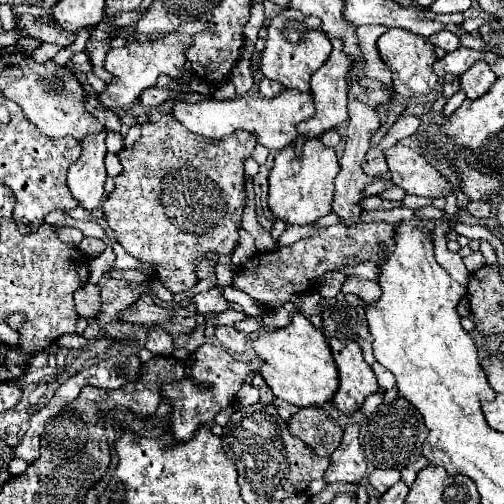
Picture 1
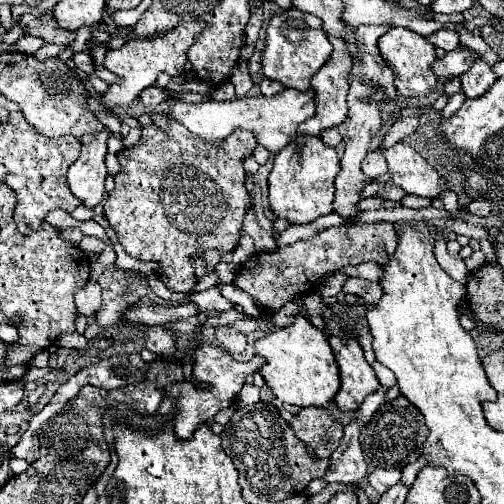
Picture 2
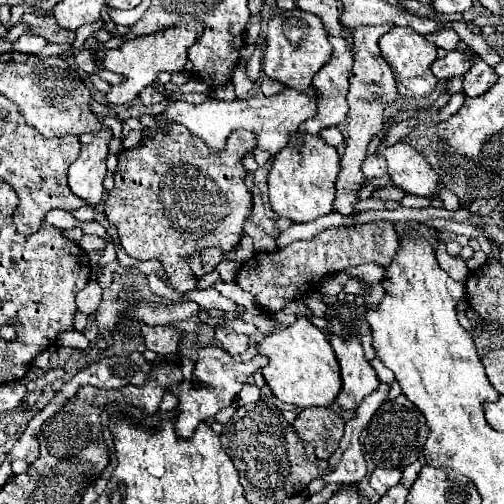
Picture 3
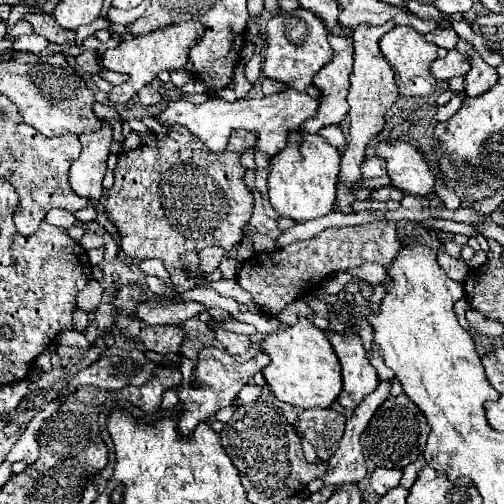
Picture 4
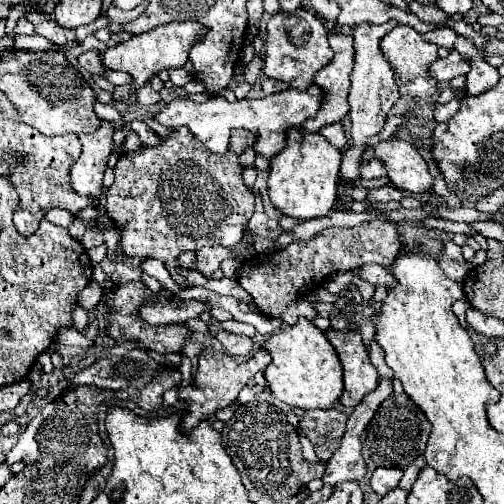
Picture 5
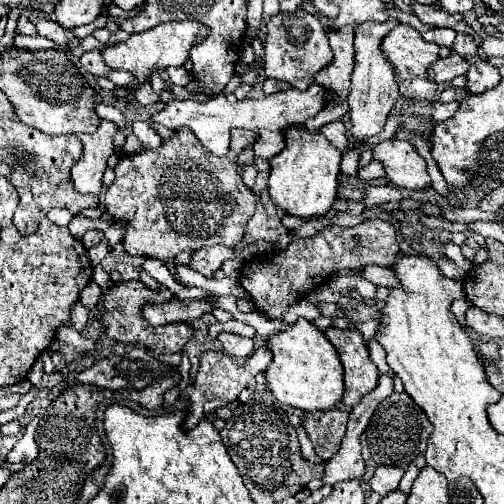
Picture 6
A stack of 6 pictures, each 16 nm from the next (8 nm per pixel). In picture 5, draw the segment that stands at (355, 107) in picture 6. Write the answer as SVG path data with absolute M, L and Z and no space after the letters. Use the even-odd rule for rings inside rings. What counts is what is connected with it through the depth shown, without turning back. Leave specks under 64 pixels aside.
M360 24L354 28L354 70L350 76L350 94L348 94L348 104L350 104L350 140L348 140L348 148L342 154L342 166L340 166L340 182L338 182L338 198L336 202L344 208L344 212L348 212L348 204L352 202L350 196L344 194L344 190L354 182L360 180L360 162L362 162L362 154L370 142L372 136L376 136L382 132L384 122L386 122L386 114L392 108L392 104L400 98L398 94L398 86L394 80L394 72L390 68L390 64L384 60L382 52L380 52L380 40L384 34L388 34L396 24Z

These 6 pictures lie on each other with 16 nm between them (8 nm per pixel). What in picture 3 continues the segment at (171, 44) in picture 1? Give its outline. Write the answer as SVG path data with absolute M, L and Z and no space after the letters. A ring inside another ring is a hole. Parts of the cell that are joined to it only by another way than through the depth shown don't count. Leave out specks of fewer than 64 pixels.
M190 20L180 23L180 26L176 26L176 28L164 30L164 32L156 32L156 34L150 34L150 36L126 40L116 50L106 50L104 68L124 76L124 80L118 86L112 86L110 92L106 92L106 106L128 104L130 100L134 100L140 94L142 88L154 84L154 80L156 80L156 76L160 72L178 74L180 70L184 70L182 64L188 62L188 56L186 56L188 48L196 42L196 36L200 36L204 32L204 28L205 25L203 23Z

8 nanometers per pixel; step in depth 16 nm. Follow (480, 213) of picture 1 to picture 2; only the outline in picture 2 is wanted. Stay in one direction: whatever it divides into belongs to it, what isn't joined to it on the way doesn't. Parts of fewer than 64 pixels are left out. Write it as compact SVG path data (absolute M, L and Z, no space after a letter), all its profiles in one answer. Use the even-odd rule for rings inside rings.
M474 200L474 202L470 202L470 204L466 206L466 210L468 210L470 214L478 216L478 218L490 216L492 208L494 208L494 200Z

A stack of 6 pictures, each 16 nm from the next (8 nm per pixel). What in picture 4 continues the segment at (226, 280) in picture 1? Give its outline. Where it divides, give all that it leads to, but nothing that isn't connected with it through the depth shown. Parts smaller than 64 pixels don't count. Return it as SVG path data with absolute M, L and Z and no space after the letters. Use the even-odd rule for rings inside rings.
M222 260L220 266L218 266L218 270L222 272L222 278L234 280L236 274L238 274L238 264L240 264L240 262L236 262L236 260Z

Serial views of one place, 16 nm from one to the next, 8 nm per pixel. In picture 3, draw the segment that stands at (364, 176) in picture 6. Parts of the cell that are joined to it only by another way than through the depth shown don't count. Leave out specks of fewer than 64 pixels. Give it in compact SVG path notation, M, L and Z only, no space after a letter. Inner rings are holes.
M372 152L366 156L364 164L362 164L362 172L366 178L380 178L386 174L386 160L382 158L382 154Z

